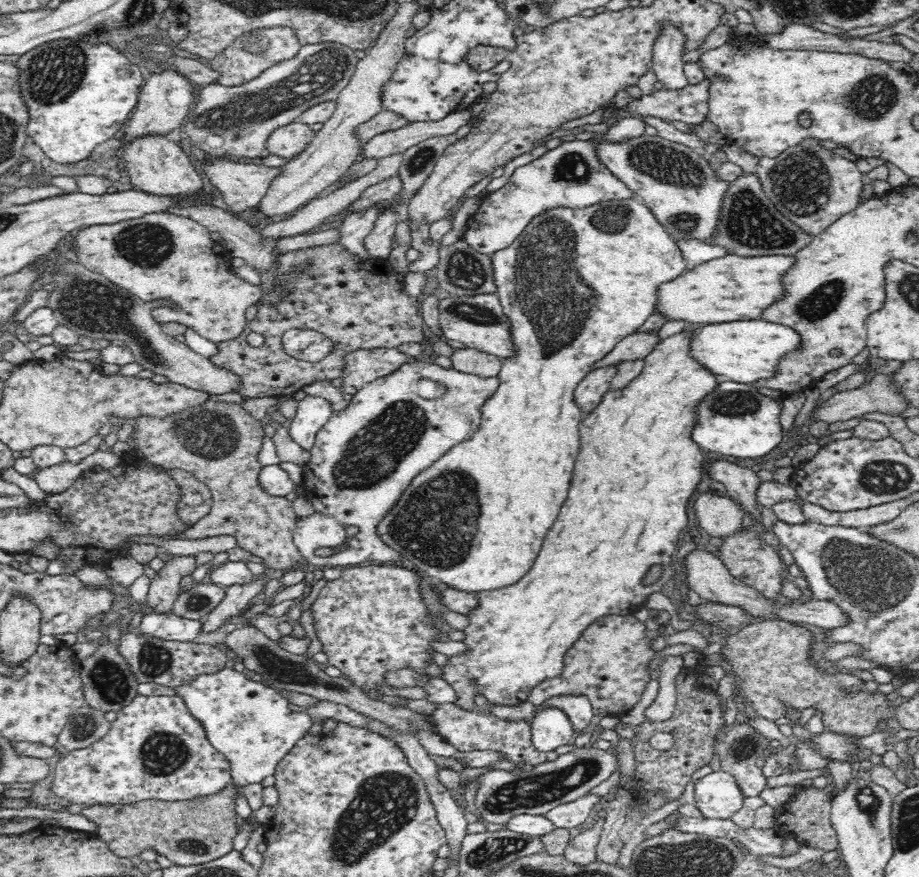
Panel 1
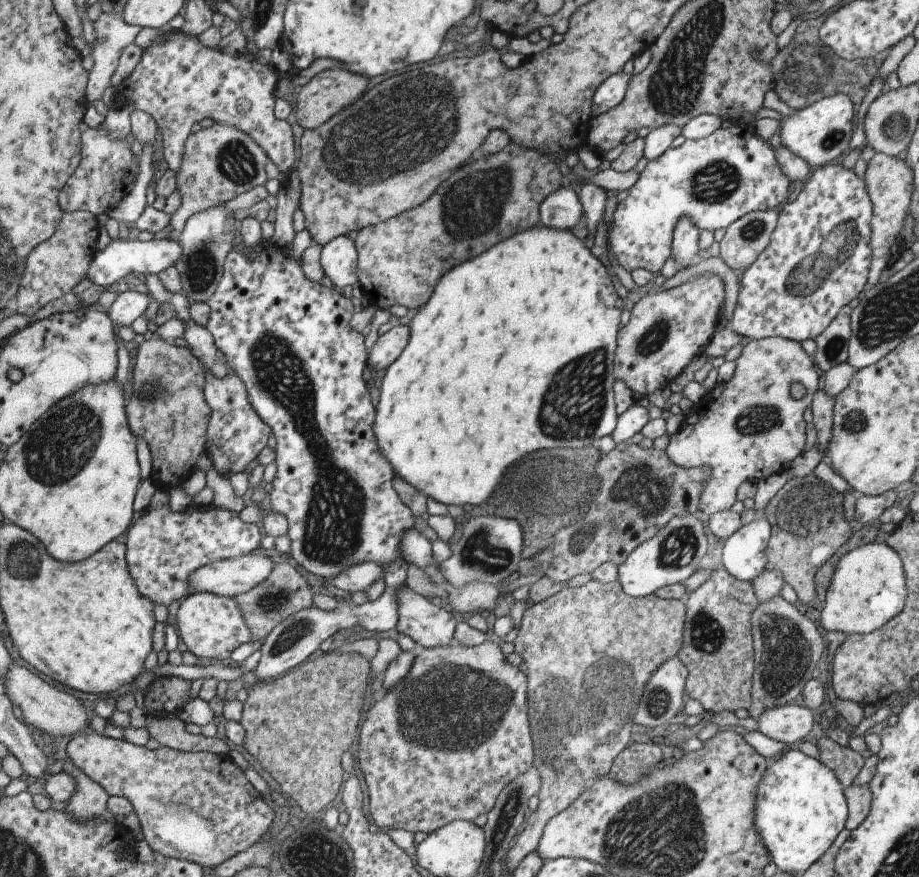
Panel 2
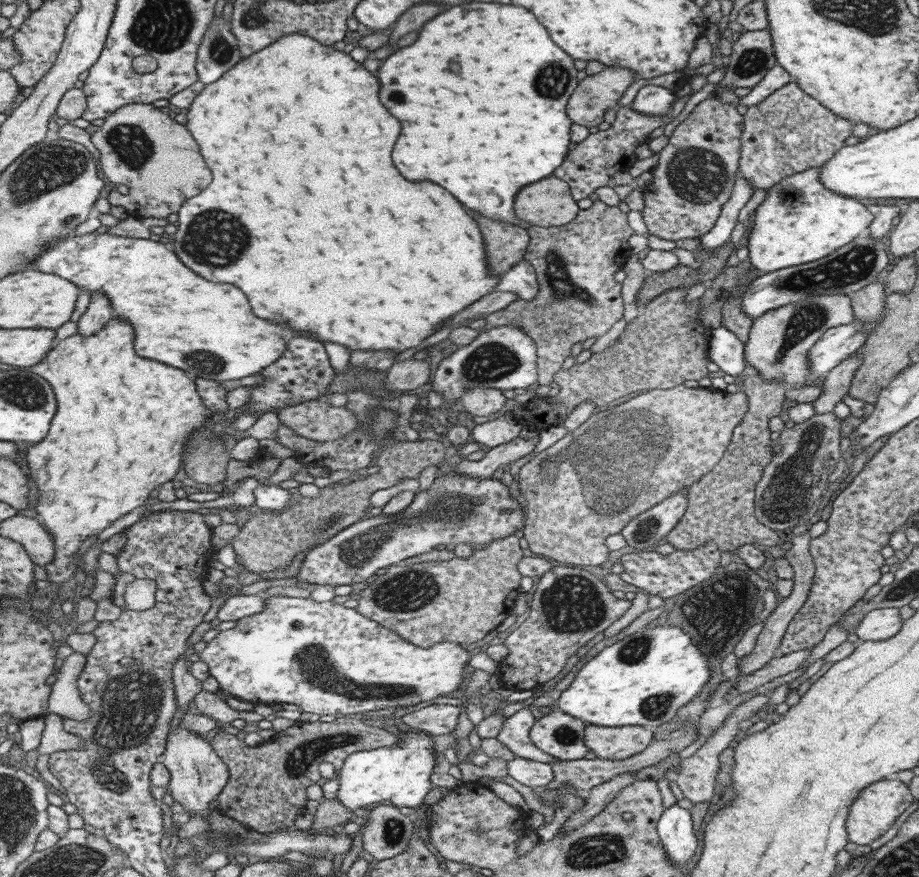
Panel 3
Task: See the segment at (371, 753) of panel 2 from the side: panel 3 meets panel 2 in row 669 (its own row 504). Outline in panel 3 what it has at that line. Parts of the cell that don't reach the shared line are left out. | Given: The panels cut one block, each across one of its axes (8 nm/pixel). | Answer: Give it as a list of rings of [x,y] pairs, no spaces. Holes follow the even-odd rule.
[[[442,469],[427,490],[420,490],[412,504],[398,514],[367,515],[330,537],[325,543],[312,547],[299,568],[296,580],[306,584],[358,584],[376,574],[380,568],[401,564],[411,556],[430,552],[439,544],[452,547],[460,542],[470,543],[473,550],[506,535],[522,530],[526,513],[512,498],[509,487],[499,482],[498,474],[484,478],[483,486],[458,486],[458,476],[452,469]]]

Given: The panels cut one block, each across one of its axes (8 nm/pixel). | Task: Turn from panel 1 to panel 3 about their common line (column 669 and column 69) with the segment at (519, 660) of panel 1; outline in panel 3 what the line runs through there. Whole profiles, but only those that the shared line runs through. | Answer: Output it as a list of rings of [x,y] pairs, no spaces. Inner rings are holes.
[[[110,320],[108,326],[104,326],[102,332],[98,332],[94,336],[84,338],[84,336],[80,336],[77,332],[61,340],[58,345],[48,351],[48,355],[40,363],[28,368],[34,374],[42,376],[46,382],[50,383],[57,402],[56,416],[53,417],[54,420],[50,424],[50,432],[48,432],[46,440],[42,440],[36,446],[30,446],[26,450],[30,478],[34,480],[34,484],[38,488],[36,508],[34,510],[36,512],[35,517],[51,533],[51,538],[54,540],[54,548],[56,548],[52,562],[43,566],[46,569],[46,574],[48,574],[46,584],[50,584],[51,582],[54,582],[54,584],[64,584],[64,582],[68,582],[76,574],[78,555],[84,551],[86,545],[96,538],[104,528],[108,528],[115,520],[126,516],[134,508],[144,505],[144,502],[150,496],[150,492],[156,490],[156,488],[158,489],[165,482],[172,481],[172,478],[180,470],[180,464],[183,464],[184,447],[188,443],[188,437],[194,433],[194,429],[198,429],[200,425],[204,425],[204,423],[212,419],[196,390],[194,379],[188,378],[188,375],[184,374],[183,370],[178,370],[178,368],[170,368],[166,364],[160,364],[160,362],[136,356],[136,352],[132,348],[132,340],[134,340],[134,332],[132,332],[132,328],[126,322]]]

